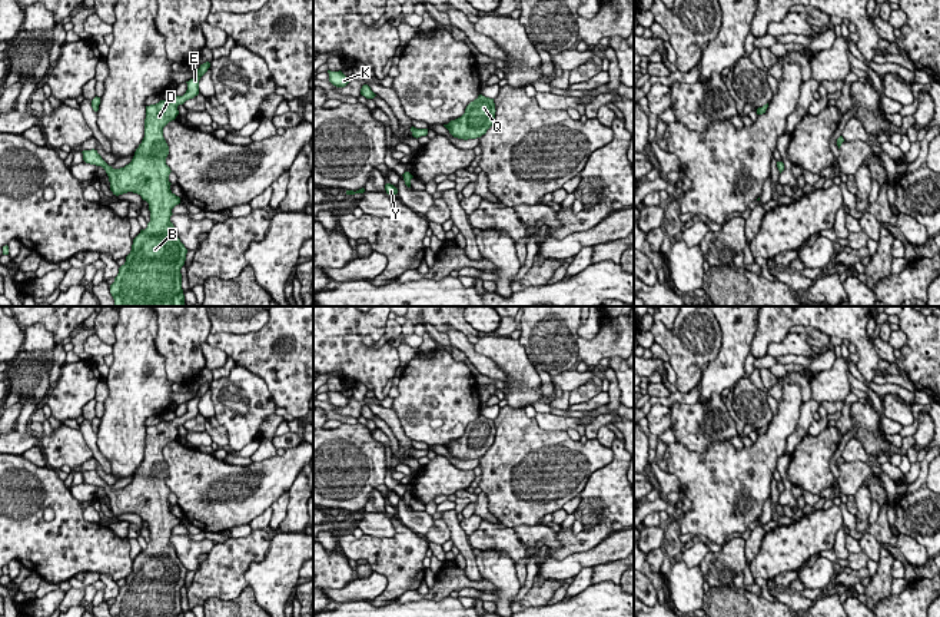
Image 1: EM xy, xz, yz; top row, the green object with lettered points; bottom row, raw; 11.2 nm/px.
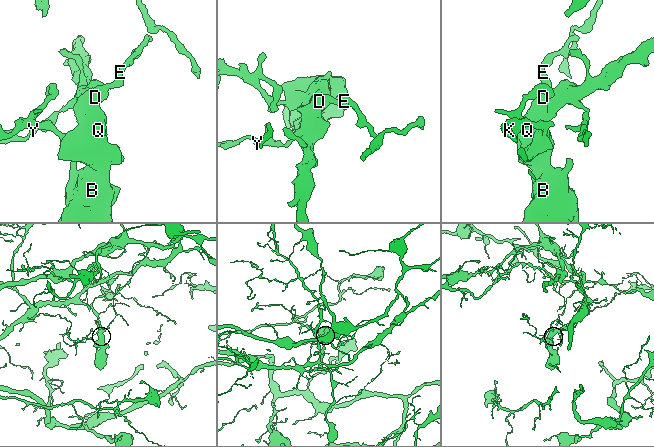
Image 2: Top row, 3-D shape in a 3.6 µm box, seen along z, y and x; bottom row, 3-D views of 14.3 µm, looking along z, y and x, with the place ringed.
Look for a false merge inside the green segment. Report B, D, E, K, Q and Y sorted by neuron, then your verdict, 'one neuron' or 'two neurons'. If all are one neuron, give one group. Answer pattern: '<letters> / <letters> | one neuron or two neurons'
B D E K Q Y | one neuron

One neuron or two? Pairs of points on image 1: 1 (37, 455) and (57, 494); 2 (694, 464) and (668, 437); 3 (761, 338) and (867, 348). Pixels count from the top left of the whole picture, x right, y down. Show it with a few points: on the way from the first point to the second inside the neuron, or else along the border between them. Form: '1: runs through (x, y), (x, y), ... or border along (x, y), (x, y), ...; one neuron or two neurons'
1: border along (22, 454), (36, 465), (46, 465); two neurons
2: border along (674, 441), (667, 447); two neurons
3: runs through (787, 321), (841, 322); one neuron

